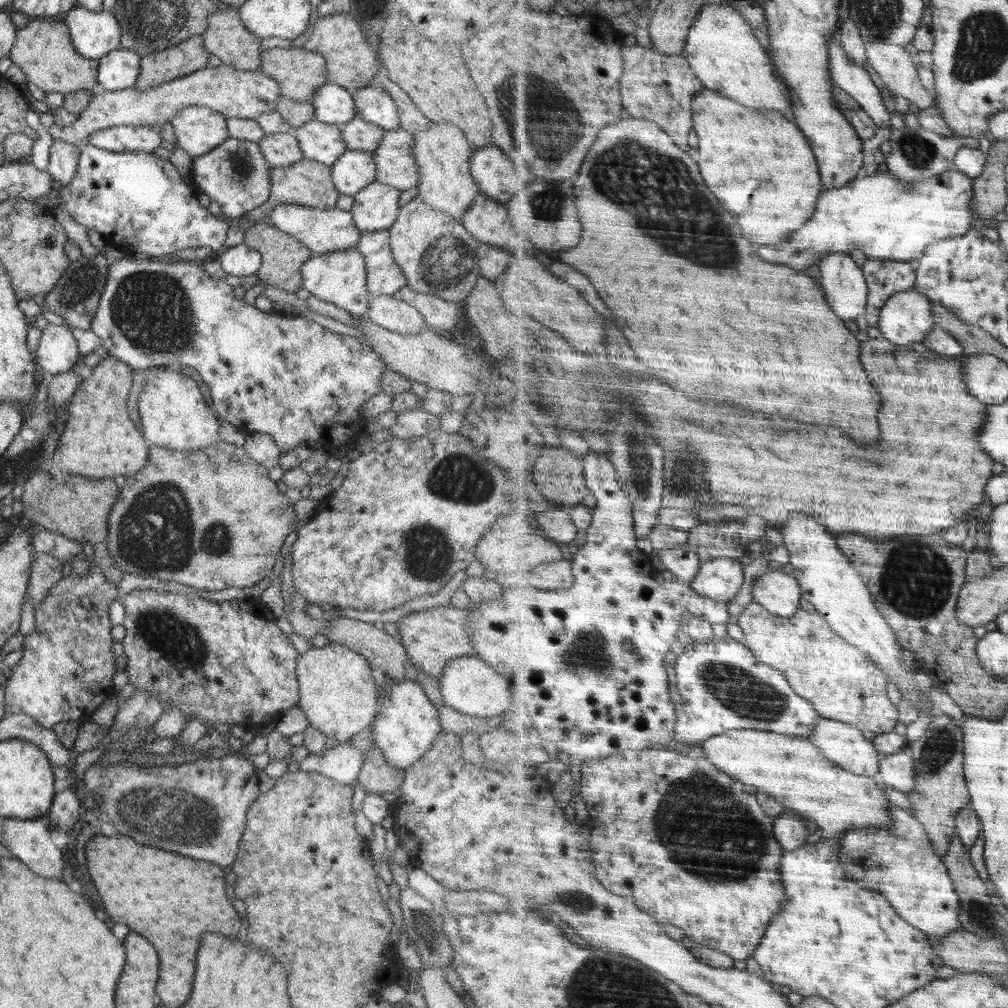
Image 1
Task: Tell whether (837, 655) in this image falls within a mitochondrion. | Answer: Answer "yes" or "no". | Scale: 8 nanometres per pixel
no

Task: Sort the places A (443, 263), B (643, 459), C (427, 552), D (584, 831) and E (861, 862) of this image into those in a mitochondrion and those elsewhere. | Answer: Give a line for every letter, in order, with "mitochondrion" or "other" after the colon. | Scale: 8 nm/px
A: mitochondrion
B: mitochondrion
C: mitochondrion
D: other
E: other

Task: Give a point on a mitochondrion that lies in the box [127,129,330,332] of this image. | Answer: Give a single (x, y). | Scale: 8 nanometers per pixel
(241, 164)

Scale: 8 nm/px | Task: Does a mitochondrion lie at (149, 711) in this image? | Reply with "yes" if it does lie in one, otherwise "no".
no

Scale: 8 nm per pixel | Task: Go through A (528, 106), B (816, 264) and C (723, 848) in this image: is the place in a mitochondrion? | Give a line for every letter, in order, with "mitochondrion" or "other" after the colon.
A: mitochondrion
B: other
C: mitochondrion

